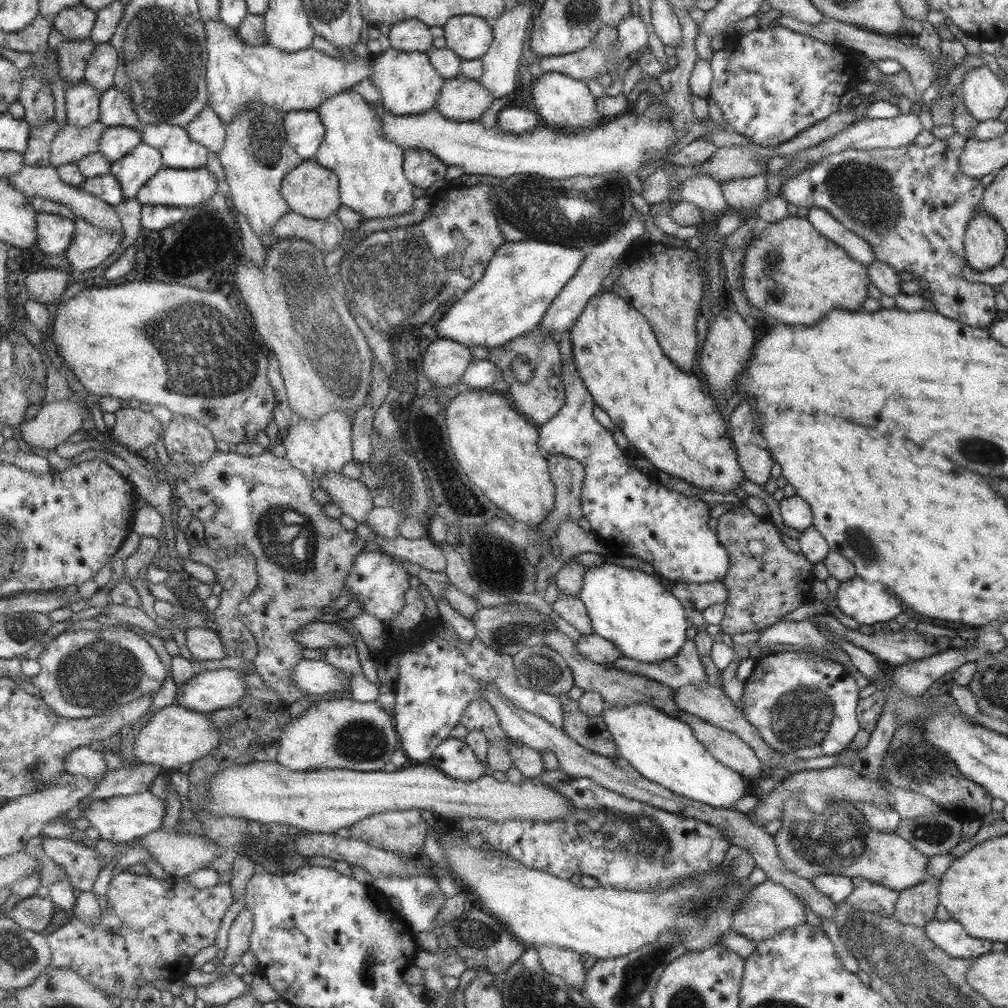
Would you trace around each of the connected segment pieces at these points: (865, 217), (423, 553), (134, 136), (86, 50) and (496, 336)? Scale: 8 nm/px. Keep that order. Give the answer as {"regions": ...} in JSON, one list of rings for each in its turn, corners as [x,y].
{"regions":[[[[935,139],[925,148],[911,143],[898,148],[847,149],[837,154],[827,154],[819,161],[811,161],[791,179],[783,179],[778,195],[797,208],[825,210],[843,228],[868,242],[875,260],[886,262],[899,274],[911,274],[922,284],[935,313],[966,323],[967,326],[988,328],[999,314],[991,286],[967,282],[961,277],[961,269],[966,264],[963,244],[966,224],[975,214],[975,208],[980,207],[983,189],[979,179],[969,178],[959,171],[959,152],[947,149],[943,140]]],[[[374,535],[374,544],[390,554],[396,556],[401,560],[408,560],[421,568],[431,570],[433,572],[443,571],[446,565],[443,552],[436,544],[428,540],[427,536],[420,539],[407,539],[397,535],[393,540],[385,540],[379,535]]],[[[130,126],[107,127],[101,139],[99,152],[111,162],[119,162],[121,158],[133,152],[143,141],[142,128]]],[[[91,38],[80,41],[63,41],[58,48],[60,54],[60,74],[69,88],[73,83],[86,78],[90,58],[98,44]]],[[[506,241],[490,258],[483,277],[464,292],[461,299],[433,327],[436,338],[446,338],[463,346],[498,347],[513,342],[518,336],[538,328],[543,315],[561,289],[579,270],[585,252],[577,247],[537,241]]]]}

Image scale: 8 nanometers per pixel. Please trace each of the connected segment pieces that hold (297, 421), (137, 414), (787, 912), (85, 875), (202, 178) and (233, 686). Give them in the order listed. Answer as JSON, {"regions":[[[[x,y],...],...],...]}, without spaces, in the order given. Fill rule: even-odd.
{"regions":[[[[328,412],[321,418],[310,421],[291,414],[289,425],[277,433],[277,443],[285,449],[284,458],[298,468],[306,479],[315,482],[325,471],[340,472],[341,466],[353,457],[353,428],[343,412]]],[[[151,407],[120,408],[116,413],[115,425],[109,431],[110,437],[129,451],[137,453],[155,444],[165,430],[153,414]]],[[[765,879],[762,883],[754,885],[745,902],[733,912],[730,929],[741,936],[755,942],[769,938],[772,934],[785,929],[795,928],[805,923],[805,916],[799,898],[778,883]]],[[[41,836],[42,848],[49,858],[60,865],[79,890],[93,890],[99,878],[102,860],[90,842],[75,842],[66,838]]],[[[164,168],[139,191],[136,197],[143,205],[191,207],[205,204],[215,194],[217,180],[211,176],[207,168],[175,169]]],[[[201,670],[192,680],[178,687],[178,705],[189,710],[213,713],[235,706],[245,698],[245,683],[235,670]]]]}

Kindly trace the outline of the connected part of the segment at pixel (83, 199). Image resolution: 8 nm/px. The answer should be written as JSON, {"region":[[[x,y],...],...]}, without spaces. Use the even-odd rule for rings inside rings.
{"region":[[[25,166],[19,173],[7,177],[7,182],[14,184],[19,190],[25,191],[25,194],[31,198],[43,196],[43,198],[51,199],[53,202],[62,203],[63,206],[69,207],[78,218],[85,219],[85,221],[97,228],[102,228],[111,234],[116,234],[116,232],[124,234],[123,221],[119,218],[115,207],[107,204],[105,200],[89,194],[82,187],[74,187],[63,182],[55,167]]]}

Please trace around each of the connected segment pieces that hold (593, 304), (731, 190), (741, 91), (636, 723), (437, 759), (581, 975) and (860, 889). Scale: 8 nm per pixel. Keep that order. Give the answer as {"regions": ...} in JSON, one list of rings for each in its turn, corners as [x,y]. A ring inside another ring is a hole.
{"regions":[[[[598,291],[583,307],[569,330],[572,357],[580,379],[588,393],[594,396],[599,408],[621,430],[628,444],[651,462],[655,472],[665,472],[702,491],[730,493],[746,481],[746,476],[738,462],[734,442],[730,438],[723,438],[727,428],[719,416],[717,404],[713,404],[713,398],[701,390],[701,382],[697,390],[697,378],[683,374],[683,370],[665,358],[649,325],[629,302],[614,292]]],[[[766,174],[735,178],[720,183],[720,190],[728,207],[736,209],[756,208],[765,202]]],[[[773,24],[767,30],[759,28],[753,29],[743,36],[740,35],[739,40],[727,42],[725,48],[715,51],[715,54],[713,53],[712,55],[711,70],[713,70],[713,80],[710,82],[710,93],[708,94],[708,98],[718,106],[723,120],[730,129],[736,134],[750,140],[751,144],[767,147],[768,149],[775,148],[775,146],[782,145],[783,142],[790,141],[791,138],[802,133],[803,130],[810,129],[810,126],[813,125],[814,122],[822,121],[823,118],[837,111],[839,98],[841,98],[843,92],[847,90],[847,82],[851,80],[851,76],[855,74],[855,68],[857,68],[857,60],[855,60],[851,54],[841,52],[841,48],[835,48],[833,44],[825,44],[825,42],[815,40],[813,37],[809,38],[809,35],[801,36],[798,32],[792,31],[780,24]]],[[[648,704],[603,708],[600,712],[615,743],[616,756],[623,758],[643,778],[683,798],[713,808],[729,810],[745,796],[745,784],[737,771],[723,766],[695,738],[690,726]]],[[[452,737],[438,744],[428,764],[437,771],[463,782],[477,780],[490,772],[488,767],[481,766],[467,743]]],[[[538,945],[538,959],[548,973],[562,978],[575,990],[584,990],[585,972],[579,953],[554,945]]],[[[861,877],[853,878],[852,885],[854,889],[843,904],[851,905],[860,911],[871,911],[873,914],[883,916],[894,913],[899,891],[889,890],[887,887]]]]}

